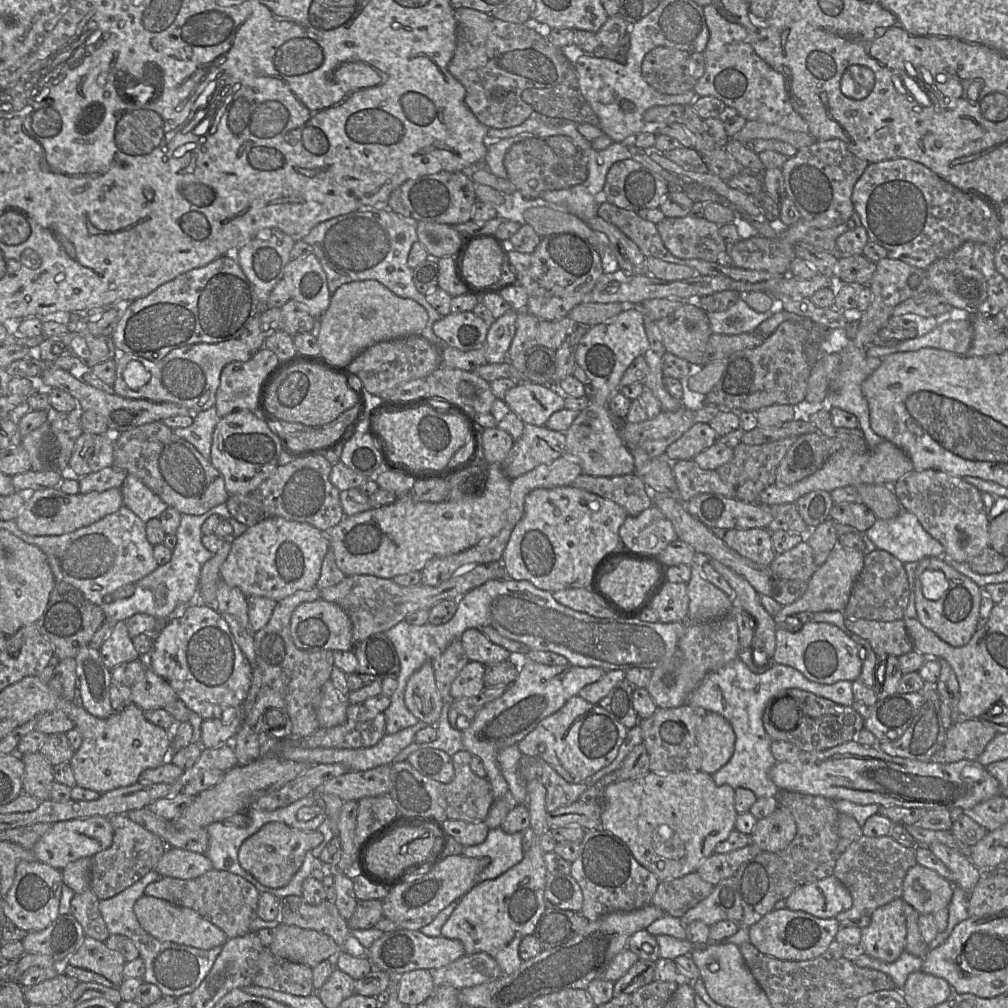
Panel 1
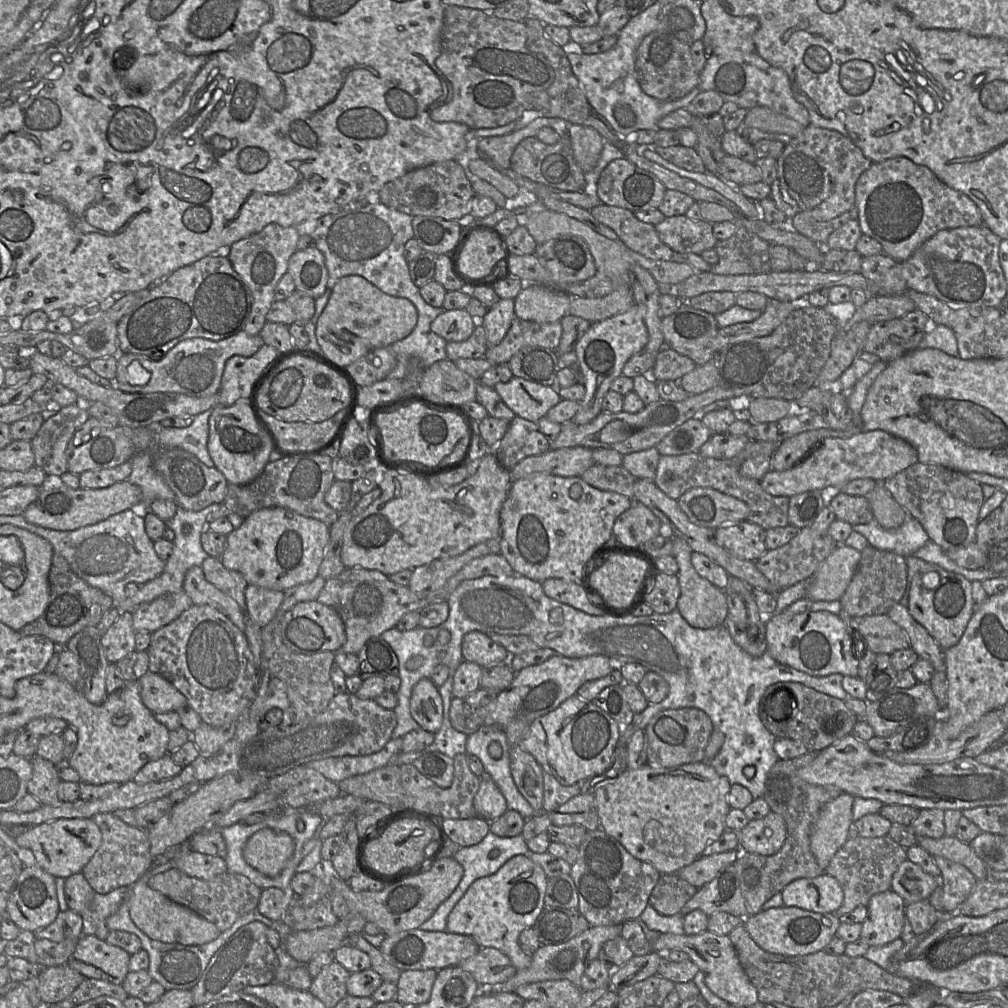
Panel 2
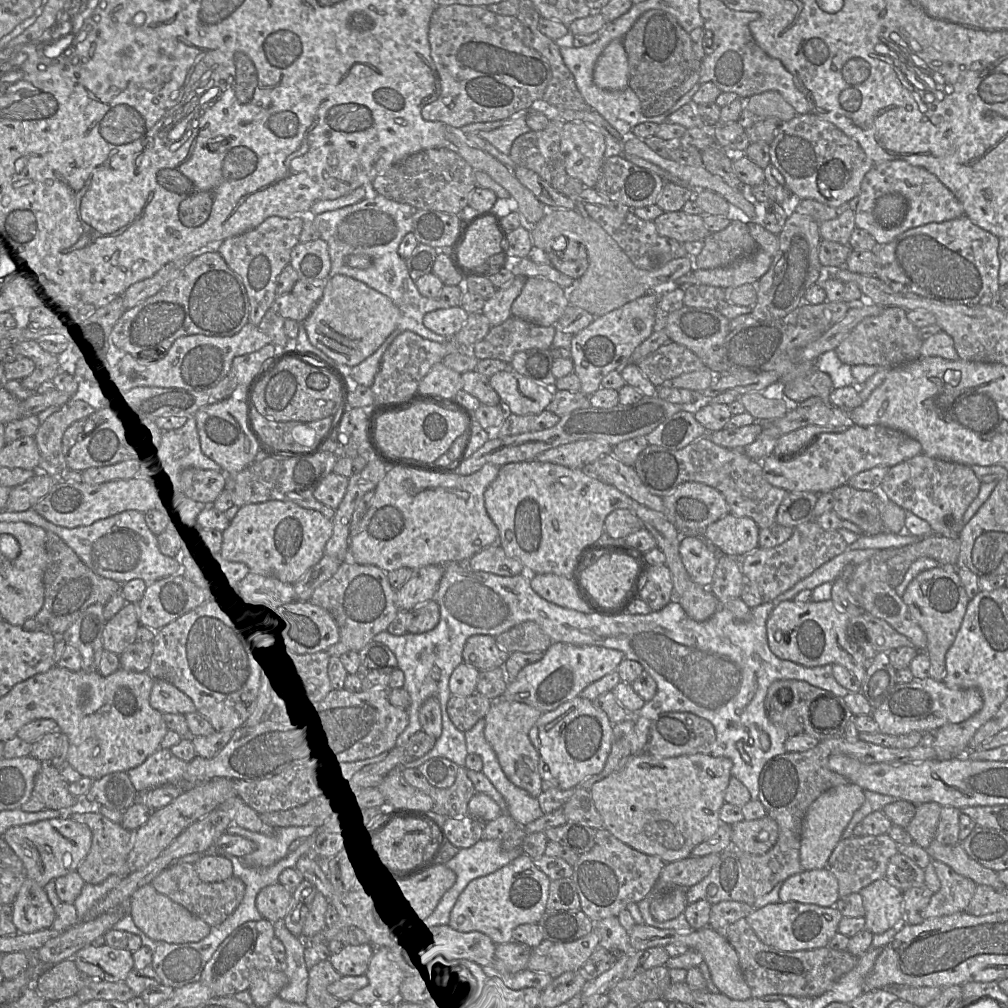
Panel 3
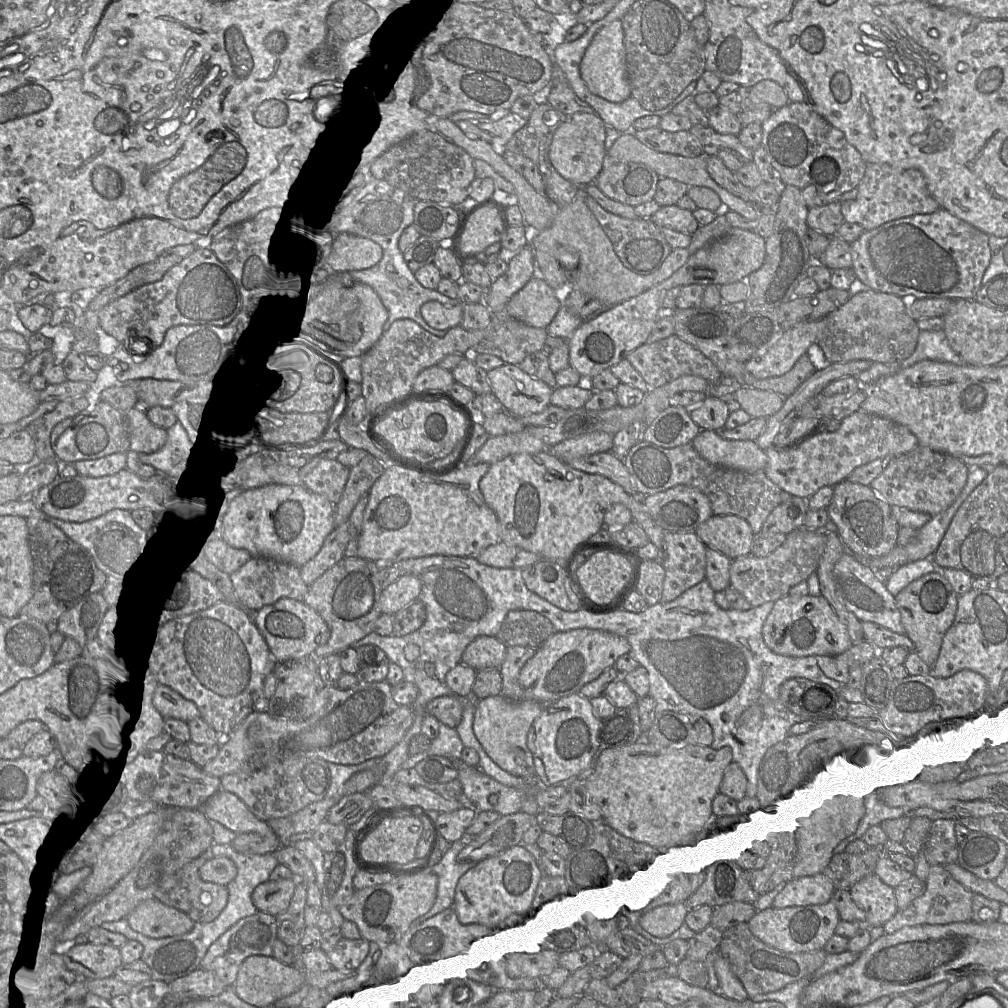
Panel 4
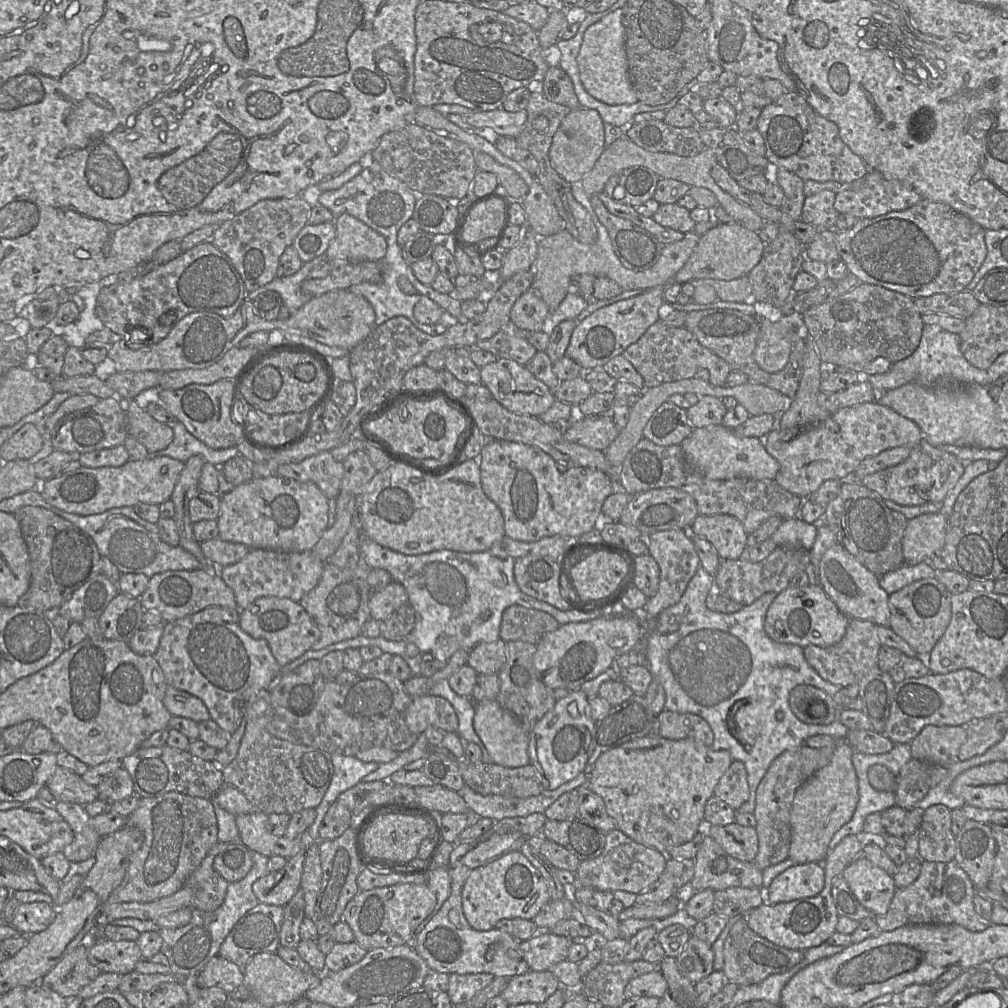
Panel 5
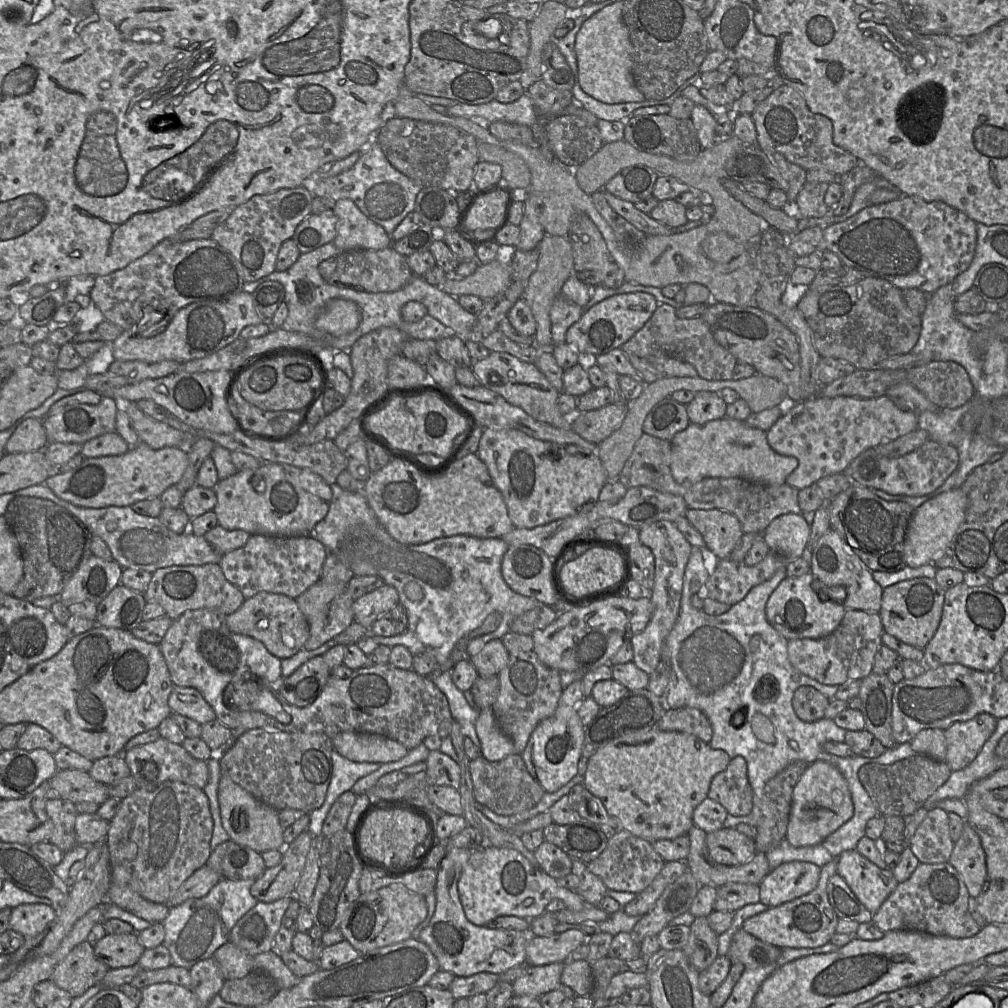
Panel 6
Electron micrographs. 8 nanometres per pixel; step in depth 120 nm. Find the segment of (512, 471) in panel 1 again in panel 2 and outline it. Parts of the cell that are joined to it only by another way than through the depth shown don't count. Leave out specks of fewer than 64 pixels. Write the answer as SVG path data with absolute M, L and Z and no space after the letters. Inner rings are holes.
M515 416L491 452L504 468L511 470L522 459L549 451L560 430L561 424L550 421L546 416L537 421Z

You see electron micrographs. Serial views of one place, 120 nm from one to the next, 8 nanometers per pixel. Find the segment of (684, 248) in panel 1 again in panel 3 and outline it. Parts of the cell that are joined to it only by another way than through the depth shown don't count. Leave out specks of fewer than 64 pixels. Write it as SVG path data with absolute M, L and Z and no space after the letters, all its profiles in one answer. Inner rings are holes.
M682 211L664 212L653 222L659 235L681 244L703 241L710 234L704 225L702 215L689 215Z

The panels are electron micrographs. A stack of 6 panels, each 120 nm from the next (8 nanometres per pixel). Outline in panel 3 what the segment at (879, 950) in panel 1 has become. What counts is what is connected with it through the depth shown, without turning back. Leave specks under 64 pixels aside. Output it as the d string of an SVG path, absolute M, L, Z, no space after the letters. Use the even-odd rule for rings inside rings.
M878 879L859 892L865 910L865 928L873 935L882 934L902 923L902 892L886 879Z

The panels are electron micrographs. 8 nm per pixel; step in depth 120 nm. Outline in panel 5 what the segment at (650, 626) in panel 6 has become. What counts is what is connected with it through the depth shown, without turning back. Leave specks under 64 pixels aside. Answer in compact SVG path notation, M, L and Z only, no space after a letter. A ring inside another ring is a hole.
M670 529L655 532L647 537L649 554L656 560L660 568L660 583L657 593L647 600L646 615L655 618L663 610L677 604L692 577L701 566L699 556L690 538L690 533L682 529Z

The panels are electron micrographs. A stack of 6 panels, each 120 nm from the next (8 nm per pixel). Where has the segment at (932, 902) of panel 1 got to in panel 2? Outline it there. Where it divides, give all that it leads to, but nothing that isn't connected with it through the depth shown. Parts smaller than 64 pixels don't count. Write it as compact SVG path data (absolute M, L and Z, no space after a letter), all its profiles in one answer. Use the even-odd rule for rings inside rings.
M908 859L902 862L892 877L891 889L907 903L928 899L940 885L940 878L925 872Z

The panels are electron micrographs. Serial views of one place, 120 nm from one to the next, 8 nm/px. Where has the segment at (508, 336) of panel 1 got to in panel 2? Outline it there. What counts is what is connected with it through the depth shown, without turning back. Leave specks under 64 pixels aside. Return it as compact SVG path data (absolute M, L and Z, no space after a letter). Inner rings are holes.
M502 298L487 310L481 320L477 320L486 331L488 347L503 340L514 318L514 299Z

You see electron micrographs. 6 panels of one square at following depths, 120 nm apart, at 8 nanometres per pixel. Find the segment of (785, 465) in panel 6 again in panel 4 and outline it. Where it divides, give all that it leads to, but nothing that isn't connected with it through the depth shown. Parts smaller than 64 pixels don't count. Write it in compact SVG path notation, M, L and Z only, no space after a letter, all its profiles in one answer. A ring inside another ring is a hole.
M701 430L692 440L699 455L711 464L754 473L765 469L768 457L755 441L727 440L719 432Z

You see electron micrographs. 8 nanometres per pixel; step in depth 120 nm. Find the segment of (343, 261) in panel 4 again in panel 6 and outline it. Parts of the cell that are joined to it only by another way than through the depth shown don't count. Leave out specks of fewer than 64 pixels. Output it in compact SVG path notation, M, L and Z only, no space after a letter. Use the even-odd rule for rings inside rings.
M337 200L333 212L338 218L333 243L340 251L381 250L392 245L392 239L385 229L364 215L352 200Z

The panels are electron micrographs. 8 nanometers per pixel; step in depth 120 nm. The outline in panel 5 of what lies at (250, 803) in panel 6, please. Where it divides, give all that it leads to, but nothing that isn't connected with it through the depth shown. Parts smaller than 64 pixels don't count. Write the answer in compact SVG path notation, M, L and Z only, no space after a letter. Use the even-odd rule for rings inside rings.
M261 811L240 814L235 817L239 831L239 841L249 850L266 857L281 856L289 859L302 850L299 839L289 839L285 835L275 836L268 830L269 815Z

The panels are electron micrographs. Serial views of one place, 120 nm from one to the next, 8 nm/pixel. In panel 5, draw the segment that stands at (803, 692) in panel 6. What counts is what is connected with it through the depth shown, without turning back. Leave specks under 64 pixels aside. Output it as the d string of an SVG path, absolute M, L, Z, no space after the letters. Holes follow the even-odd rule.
M799 685L793 689L790 708L801 722L809 725L826 726L839 718L834 698L813 686Z

